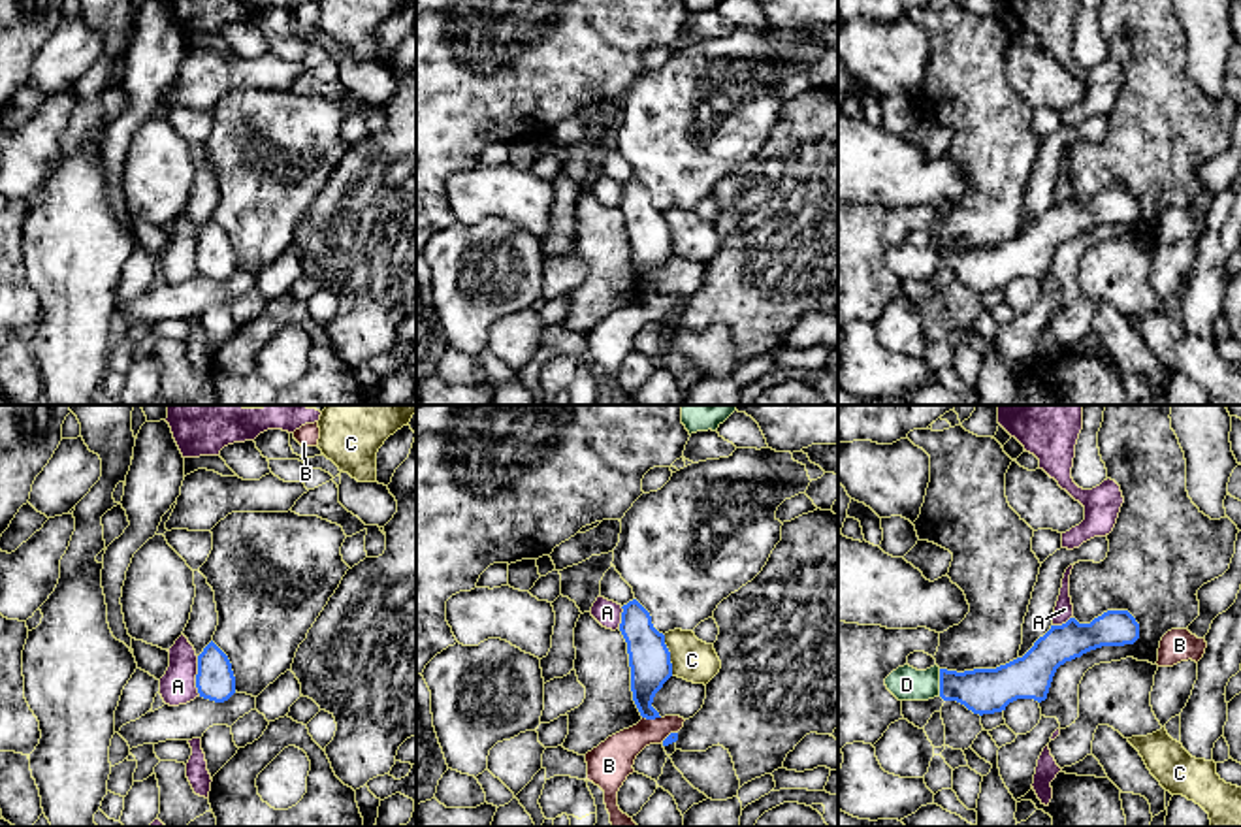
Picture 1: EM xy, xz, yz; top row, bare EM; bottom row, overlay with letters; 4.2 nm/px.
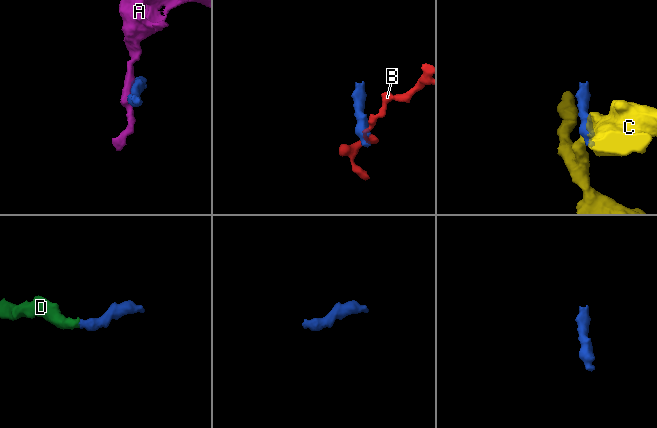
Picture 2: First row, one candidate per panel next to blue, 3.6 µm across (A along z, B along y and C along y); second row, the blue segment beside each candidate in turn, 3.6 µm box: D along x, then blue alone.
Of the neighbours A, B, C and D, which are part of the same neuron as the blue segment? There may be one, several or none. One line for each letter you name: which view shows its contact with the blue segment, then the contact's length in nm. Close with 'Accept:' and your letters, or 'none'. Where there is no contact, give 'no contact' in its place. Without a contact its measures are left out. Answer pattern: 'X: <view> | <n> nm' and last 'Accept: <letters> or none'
D: yz | 120 nm
Accept: D

